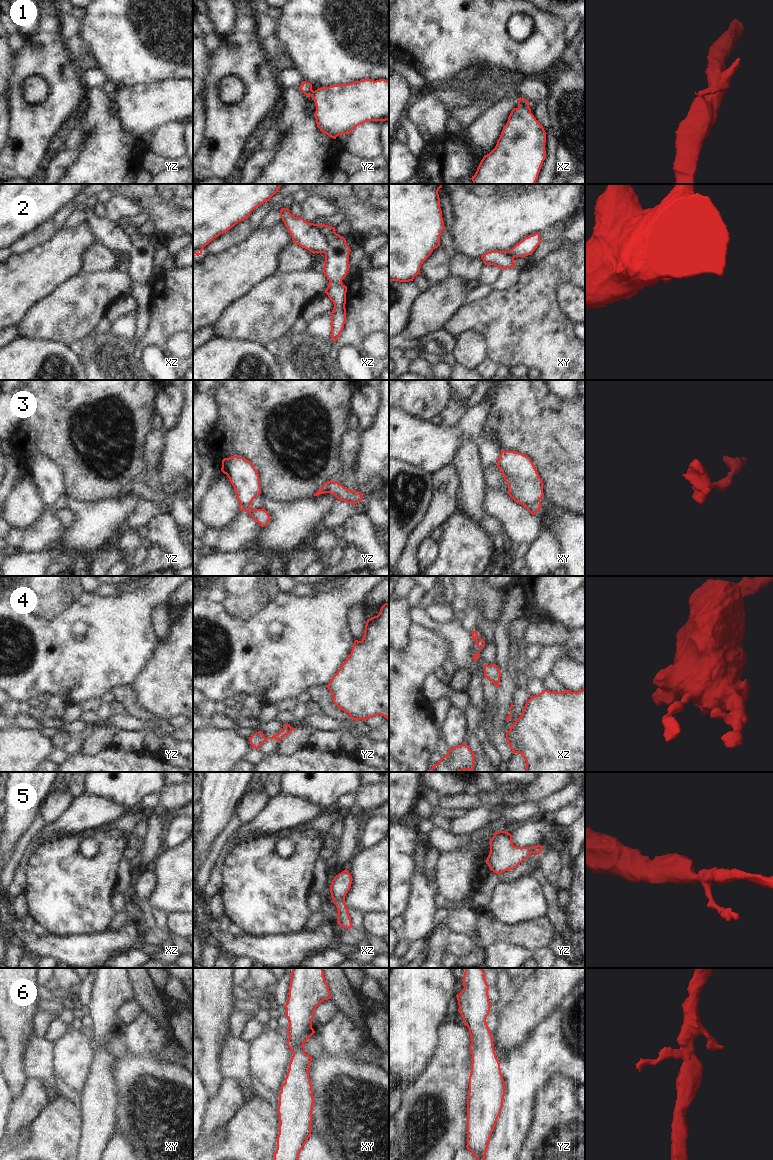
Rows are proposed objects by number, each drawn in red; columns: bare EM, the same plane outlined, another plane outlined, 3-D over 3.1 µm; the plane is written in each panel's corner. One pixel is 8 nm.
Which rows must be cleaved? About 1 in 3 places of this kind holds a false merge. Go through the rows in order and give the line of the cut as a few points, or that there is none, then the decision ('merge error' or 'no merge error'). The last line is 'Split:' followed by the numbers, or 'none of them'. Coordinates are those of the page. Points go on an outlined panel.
1: cut in xz along (528, 105), (518, 107); merge error
2: cut in xz along (313, 224), (324, 236), (326, 243), (325, 252); merge error
3: cut in xy along (539, 498), (525, 506); merge error
4: no cut; no merge error
5: no cut; no merge error
6: cut in xy along (289, 1038), (293, 1044), (302, 1045); merge error
Split: 1, 2, 3, 6

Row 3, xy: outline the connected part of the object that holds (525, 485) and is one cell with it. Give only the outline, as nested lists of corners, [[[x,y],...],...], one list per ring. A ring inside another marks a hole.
[[[501,450],[496,465],[509,485],[509,496],[516,503],[526,506],[544,496],[543,482],[533,462],[526,455]]]

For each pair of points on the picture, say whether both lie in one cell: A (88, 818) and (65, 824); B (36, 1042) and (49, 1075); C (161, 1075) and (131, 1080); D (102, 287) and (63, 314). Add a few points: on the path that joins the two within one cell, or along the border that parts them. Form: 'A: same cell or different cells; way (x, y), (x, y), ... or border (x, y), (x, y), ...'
A: same cell; way (82, 818), (77, 818), (71, 822)
B: same cell; way (39, 1050), (39, 1063), (43, 1067)
C: same cell; way (154, 1080), (138, 1080)
D: same cell; way (92, 293), (73, 309)

